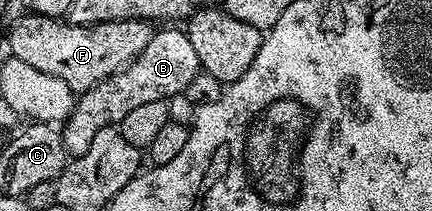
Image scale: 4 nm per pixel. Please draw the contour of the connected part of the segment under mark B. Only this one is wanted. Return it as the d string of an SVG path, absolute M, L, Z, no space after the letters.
M178 27L159 28L152 39L148 39L148 47L144 47L144 51L140 51L132 63L85 90L75 100L73 111L60 129L67 154L71 158L84 155L92 138L99 131L118 126L128 111L144 103L169 102L179 96L188 83L198 77L201 67L200 59L196 59L196 50L192 48L192 39L188 39L185 31Z

